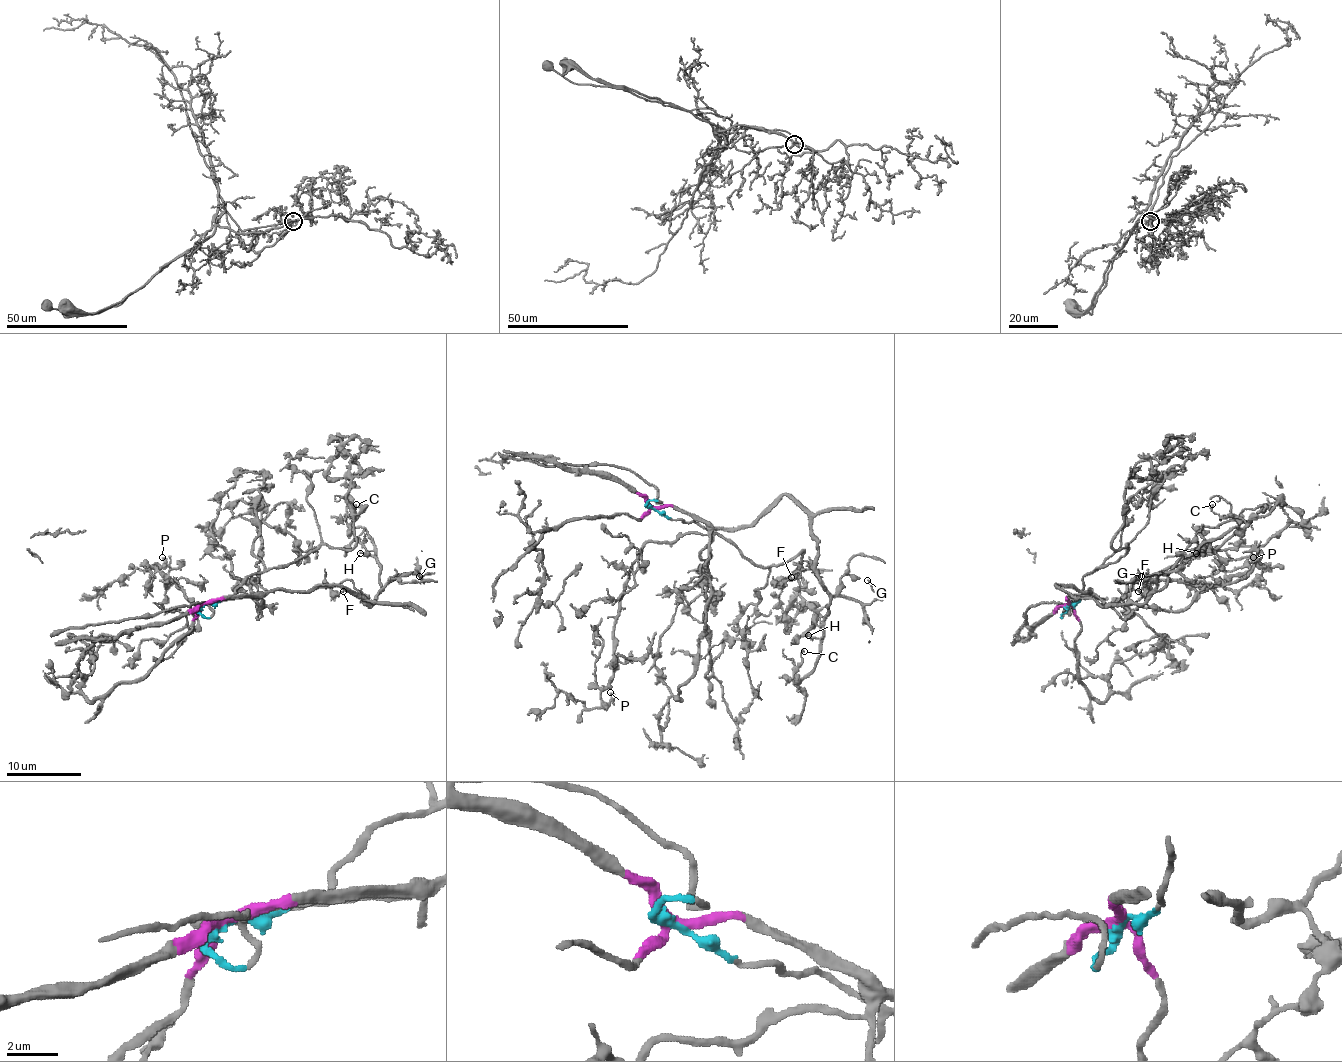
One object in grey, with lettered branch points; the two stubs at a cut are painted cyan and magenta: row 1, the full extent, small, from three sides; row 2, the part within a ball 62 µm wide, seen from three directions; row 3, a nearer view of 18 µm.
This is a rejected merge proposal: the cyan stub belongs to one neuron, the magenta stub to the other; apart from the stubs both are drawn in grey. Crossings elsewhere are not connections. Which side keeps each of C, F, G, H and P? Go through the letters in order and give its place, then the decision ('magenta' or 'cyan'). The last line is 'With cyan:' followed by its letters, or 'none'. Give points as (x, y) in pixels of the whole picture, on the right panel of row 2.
C: at (1212, 504); magenta
F: at (1138, 591); magenta
G: at (1141, 576); magenta
H: at (1196, 553); magenta
P: at (1253, 557); magenta
With cyan: none

